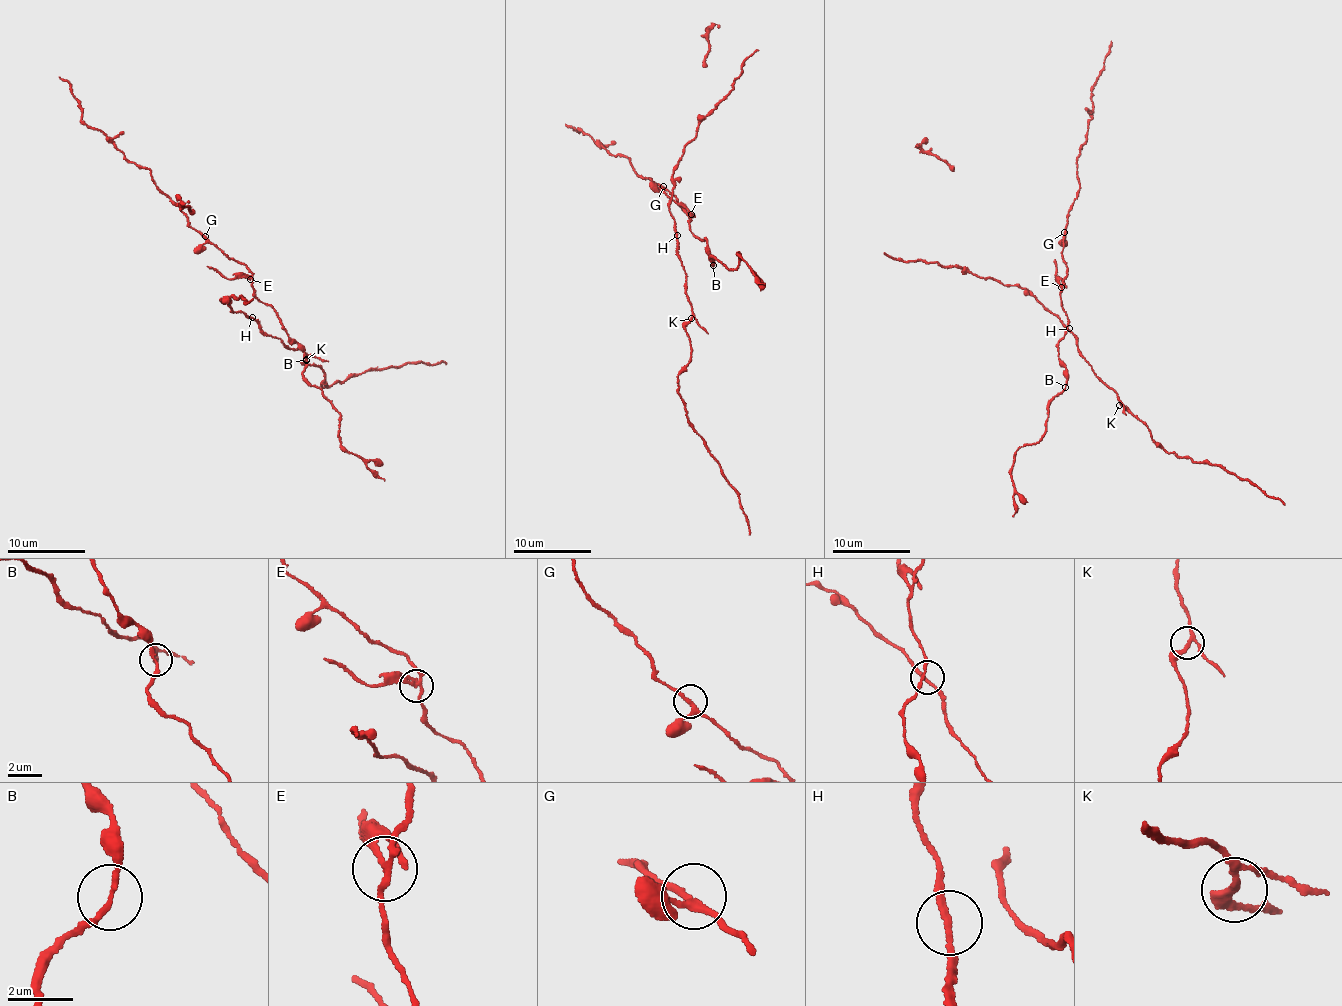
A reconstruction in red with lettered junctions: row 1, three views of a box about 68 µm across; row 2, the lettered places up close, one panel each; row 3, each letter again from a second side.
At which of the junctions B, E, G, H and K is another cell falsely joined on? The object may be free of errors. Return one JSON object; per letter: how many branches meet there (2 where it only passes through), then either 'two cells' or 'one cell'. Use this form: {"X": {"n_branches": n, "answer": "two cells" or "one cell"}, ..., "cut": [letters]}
{"B": {"n_branches": 2, "answer": "one cell"}, "E": {"n_branches": 3, "answer": "two cells"}, "G": {"n_branches": 3, "answer": "one cell"}, "H": {"n_branches": 2, "answer": "one cell"}, "K": {"n_branches": 3, "answer": "one cell"}, "cut": ["E"]}

